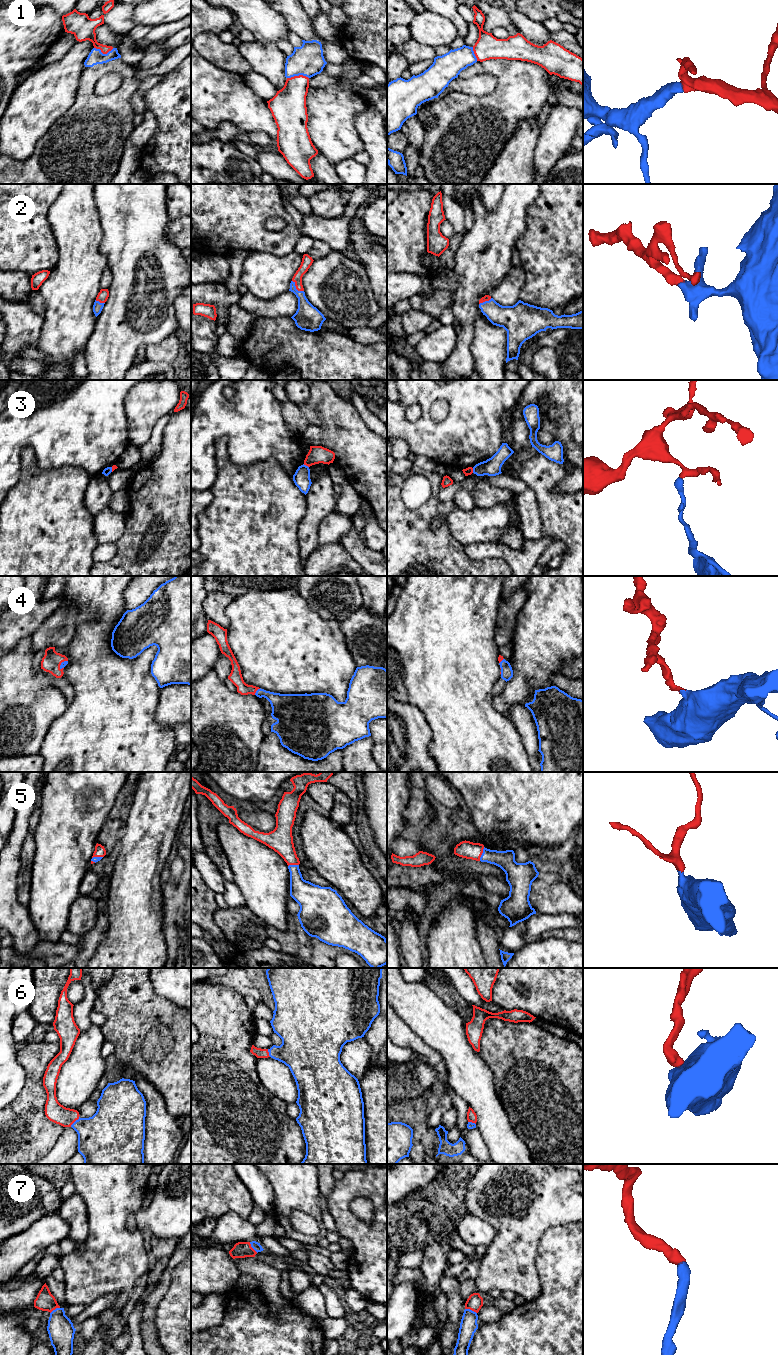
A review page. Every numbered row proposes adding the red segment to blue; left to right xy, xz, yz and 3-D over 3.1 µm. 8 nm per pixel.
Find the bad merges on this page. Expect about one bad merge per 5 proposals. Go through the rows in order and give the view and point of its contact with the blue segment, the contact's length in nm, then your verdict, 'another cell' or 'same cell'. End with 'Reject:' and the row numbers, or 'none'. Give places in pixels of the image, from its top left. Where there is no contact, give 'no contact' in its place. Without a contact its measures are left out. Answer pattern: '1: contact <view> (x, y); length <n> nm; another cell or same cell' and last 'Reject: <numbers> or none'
1: contact xz (297, 75); length 180 nm; same cell
2: contact xz (295, 288); length 130 nm; same cell
3: contact xz (305, 465); length 50 nm; another cell
4: contact xz (256, 691); length 80 nm; same cell
5: contact yz (482, 854); length 120 nm; same cell
6: contact xy (74, 1122); length 110 nm; same cell
7: contact yz (471, 1310); length 100 nm; same cell
Reject: 3

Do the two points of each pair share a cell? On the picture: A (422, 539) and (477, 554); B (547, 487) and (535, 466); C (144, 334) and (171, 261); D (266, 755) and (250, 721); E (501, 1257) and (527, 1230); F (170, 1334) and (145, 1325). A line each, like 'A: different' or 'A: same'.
A: different
B: same
C: same
D: different
E: same
F: different

